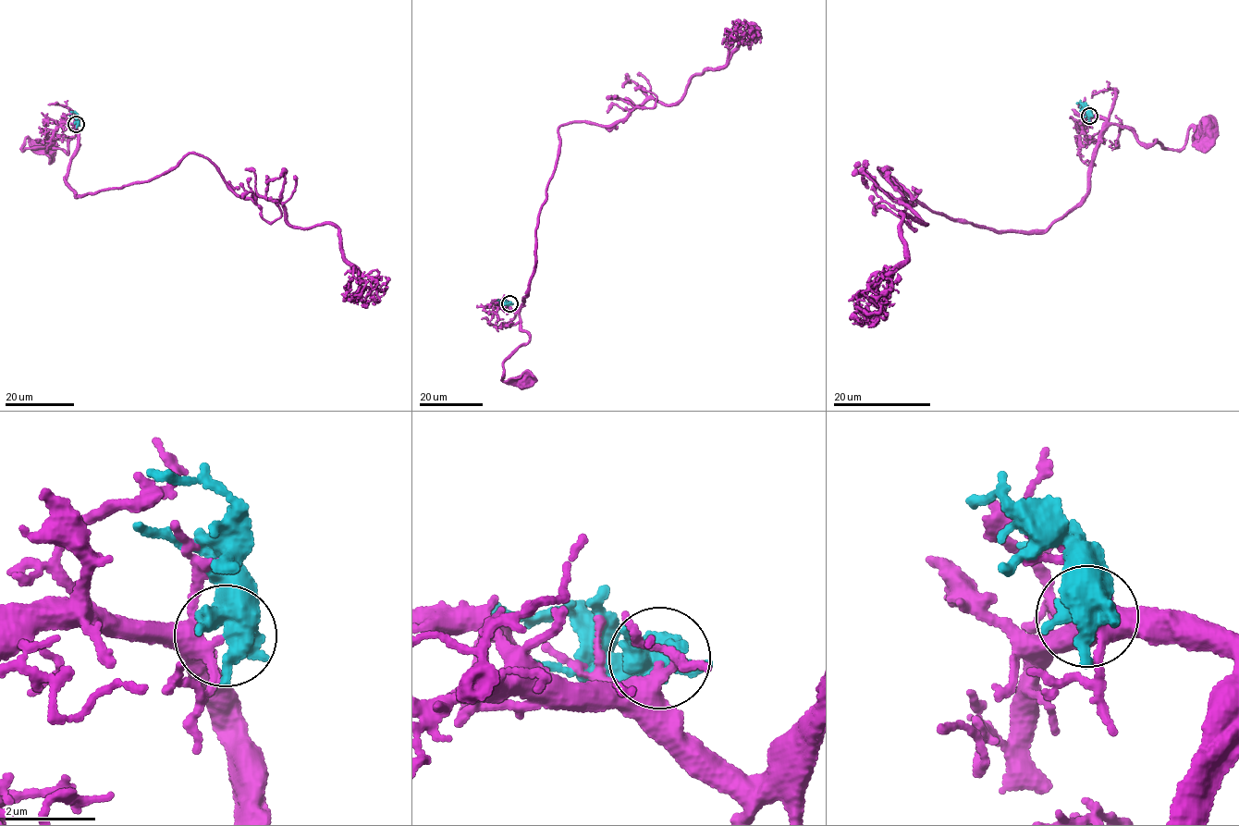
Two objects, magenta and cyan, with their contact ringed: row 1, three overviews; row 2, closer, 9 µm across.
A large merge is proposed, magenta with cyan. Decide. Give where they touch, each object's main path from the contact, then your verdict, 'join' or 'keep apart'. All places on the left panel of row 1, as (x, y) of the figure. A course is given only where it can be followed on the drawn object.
at (76, 124); magenta runs (77, 124), (77, 132), (70, 138), (66, 153), (44, 146), (21, 150), (27, 138), (48, 144); cyan runs (77, 124), (76, 113), (70, 111); keep apart

